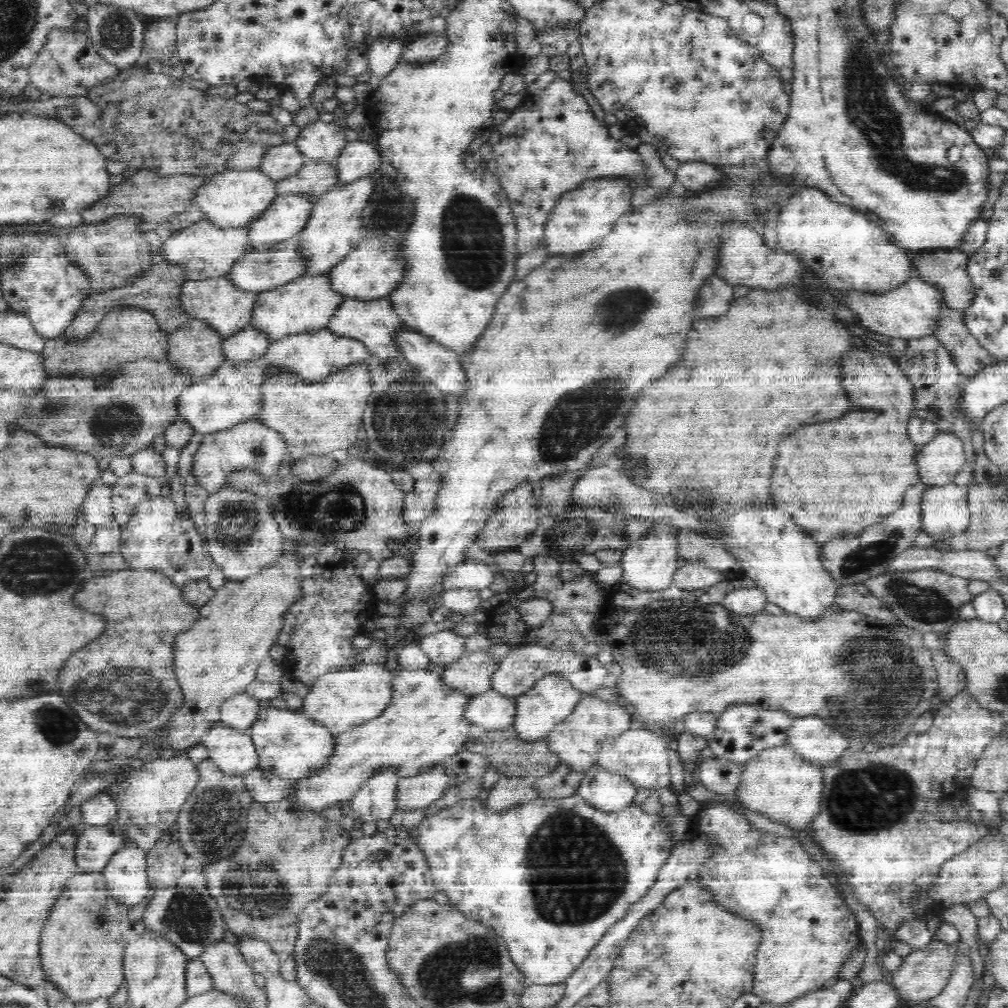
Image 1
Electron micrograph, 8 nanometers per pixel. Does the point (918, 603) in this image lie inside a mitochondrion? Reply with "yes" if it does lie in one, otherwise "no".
yes

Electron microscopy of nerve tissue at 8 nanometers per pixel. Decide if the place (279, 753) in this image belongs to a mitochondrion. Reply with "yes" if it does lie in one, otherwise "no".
no

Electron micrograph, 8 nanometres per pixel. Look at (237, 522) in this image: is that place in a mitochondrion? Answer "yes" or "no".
yes

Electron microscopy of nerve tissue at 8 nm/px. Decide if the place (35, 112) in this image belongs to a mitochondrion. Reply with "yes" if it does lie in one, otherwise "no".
no

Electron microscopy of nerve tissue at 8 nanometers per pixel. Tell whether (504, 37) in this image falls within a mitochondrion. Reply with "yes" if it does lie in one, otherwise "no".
no

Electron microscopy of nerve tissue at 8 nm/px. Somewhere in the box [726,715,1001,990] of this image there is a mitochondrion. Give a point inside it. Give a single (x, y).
(869, 799)

